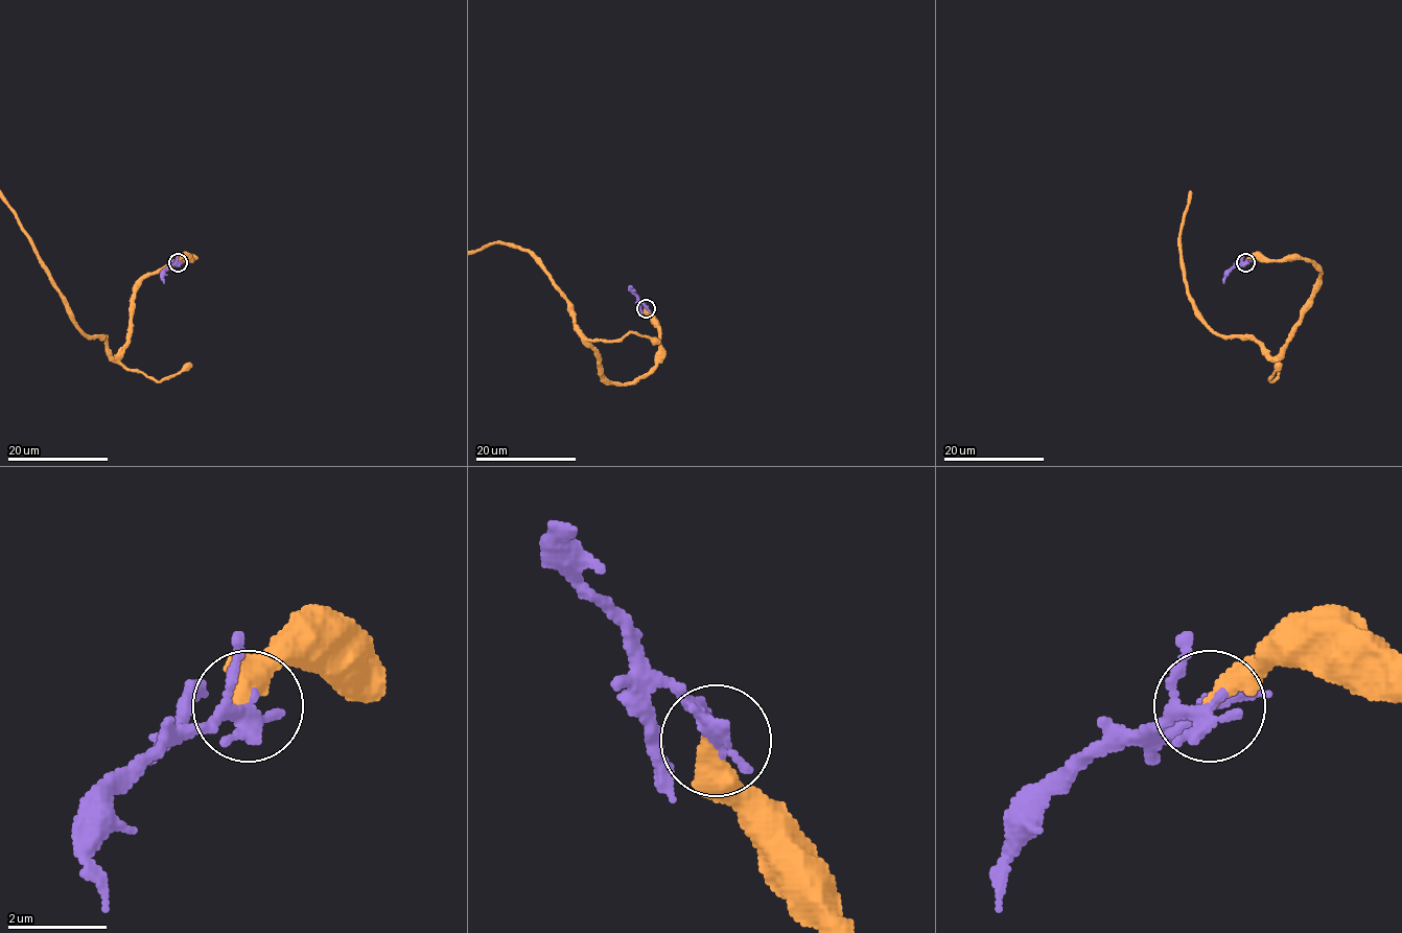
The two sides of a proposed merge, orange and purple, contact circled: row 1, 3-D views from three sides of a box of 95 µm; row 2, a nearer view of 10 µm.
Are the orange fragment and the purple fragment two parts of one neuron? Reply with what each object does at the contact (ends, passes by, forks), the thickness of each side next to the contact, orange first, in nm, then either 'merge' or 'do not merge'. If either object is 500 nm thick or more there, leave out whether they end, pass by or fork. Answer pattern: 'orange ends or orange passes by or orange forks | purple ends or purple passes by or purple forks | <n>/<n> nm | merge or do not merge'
orange ends | purple passes by | 440/280 nm | do not merge

